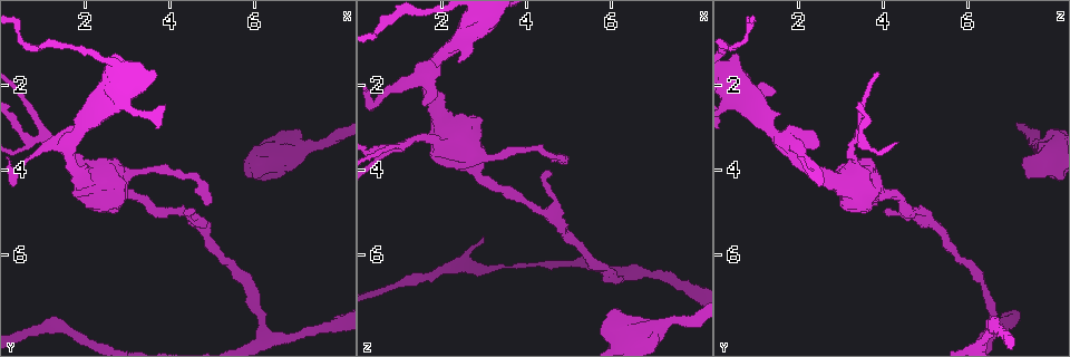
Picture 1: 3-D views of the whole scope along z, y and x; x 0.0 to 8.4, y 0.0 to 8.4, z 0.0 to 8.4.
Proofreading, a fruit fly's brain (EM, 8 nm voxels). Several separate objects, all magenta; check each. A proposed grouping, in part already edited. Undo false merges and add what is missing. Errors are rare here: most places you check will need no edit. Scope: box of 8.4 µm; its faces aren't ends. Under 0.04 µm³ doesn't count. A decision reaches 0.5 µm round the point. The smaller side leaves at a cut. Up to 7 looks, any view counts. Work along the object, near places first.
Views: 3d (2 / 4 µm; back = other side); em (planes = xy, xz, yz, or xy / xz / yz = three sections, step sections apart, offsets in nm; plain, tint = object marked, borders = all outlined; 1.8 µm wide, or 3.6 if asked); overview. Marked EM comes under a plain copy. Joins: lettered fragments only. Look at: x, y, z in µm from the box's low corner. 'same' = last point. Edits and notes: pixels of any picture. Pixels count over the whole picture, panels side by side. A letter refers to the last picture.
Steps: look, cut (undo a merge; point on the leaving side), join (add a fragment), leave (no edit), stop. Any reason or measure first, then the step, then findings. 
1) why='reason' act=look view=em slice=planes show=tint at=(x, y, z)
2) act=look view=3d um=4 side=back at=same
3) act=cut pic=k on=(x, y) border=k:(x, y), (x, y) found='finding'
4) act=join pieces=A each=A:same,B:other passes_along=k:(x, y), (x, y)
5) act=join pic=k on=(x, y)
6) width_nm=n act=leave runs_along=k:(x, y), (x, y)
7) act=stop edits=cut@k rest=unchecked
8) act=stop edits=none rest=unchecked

why='four-way junction' act=look view=em slice=planes show=borders at=(1.15, 3.25, 3.40)

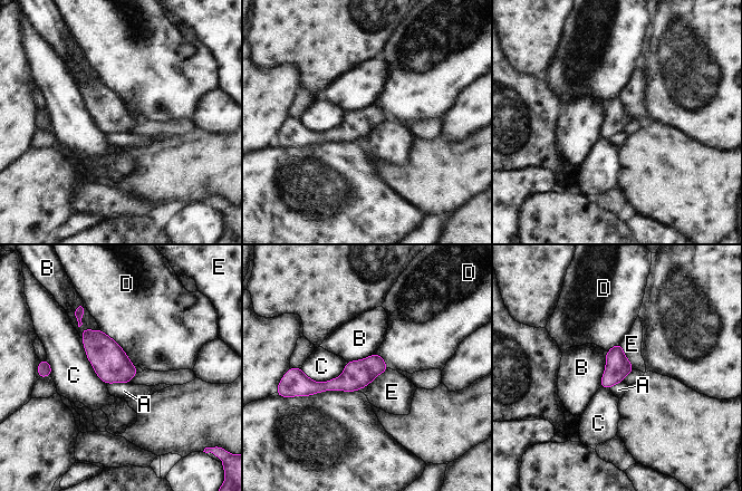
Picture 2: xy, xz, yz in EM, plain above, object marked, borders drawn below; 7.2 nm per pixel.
longest_contact=D:360nm act=leave each=A:other,B:other,C:other,D:other,E:other found='all the same neuron'

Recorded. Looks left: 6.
why='end of a long branch' act=look view=em slice=planes show=borders at=(4.95, 4.85, 3.70)

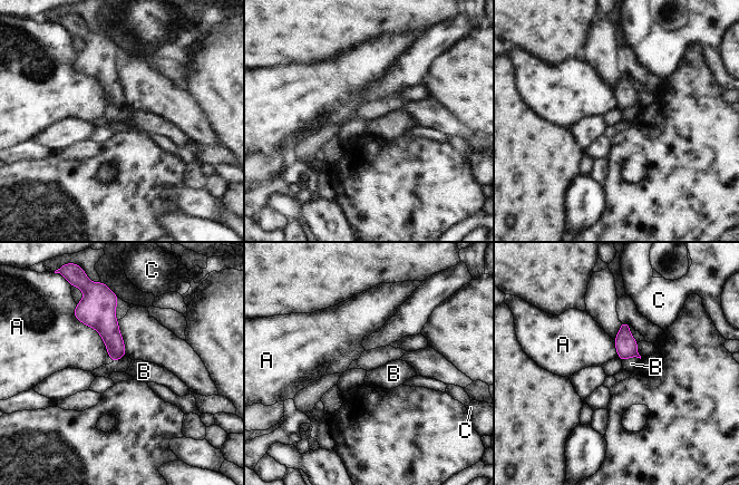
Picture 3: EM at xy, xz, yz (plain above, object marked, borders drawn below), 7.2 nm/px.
act=leave each=A:other,B:other,C:other border=3:(640, 358), (628, 357), (622, 361) found='none of them fits'

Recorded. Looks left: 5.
why='branch point' act=look view=em slice=xy step=4 show=borders at=(6.15, 7.80, 6.60)

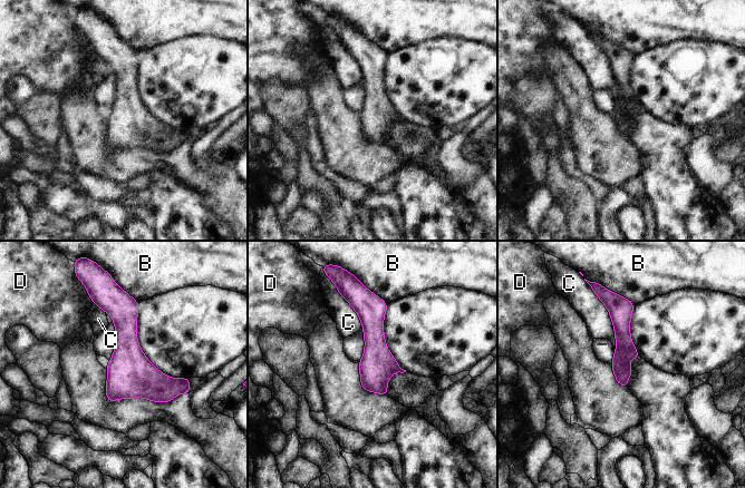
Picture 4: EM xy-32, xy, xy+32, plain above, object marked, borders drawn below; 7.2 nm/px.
act=leave each=B:other,C:other,D:other border=4:(594, 293), (608, 311), (615, 349) found='continuous, no second neuron'

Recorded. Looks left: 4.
act=stop edits=none rest=unchecked

